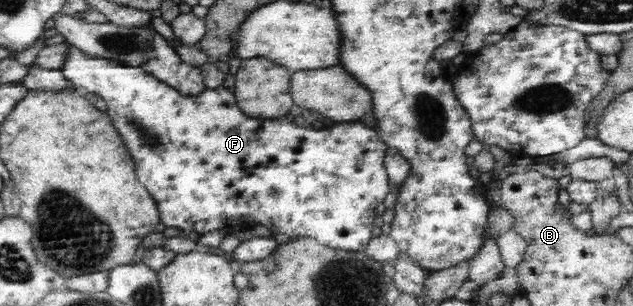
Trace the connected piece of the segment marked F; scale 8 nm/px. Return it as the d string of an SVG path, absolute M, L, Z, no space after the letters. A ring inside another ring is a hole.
M69 45L68 56L62 64L62 74L68 80L71 86L83 93L92 92L101 96L107 102L107 111L114 122L116 130L120 133L125 147L135 162L135 173L139 184L142 184L150 196L156 200L159 210L159 220L166 227L180 229L186 234L196 232L203 235L213 230L240 229L243 224L256 226L263 224L270 228L273 234L286 234L290 239L316 239L320 244L330 248L338 248L347 251L364 251L366 244L372 238L372 227L374 219L377 217L374 210L380 202L383 202L389 193L389 177L386 167L384 167L384 152L386 152L386 143L378 138L376 129L364 125L359 120L350 122L336 123L336 125L327 129L314 129L312 127L302 127L295 123L280 119L255 119L242 113L234 93L220 86L219 88L207 88L204 92L196 96L184 95L175 88L169 87L162 81L149 75L142 67L122 64L119 60L110 60L109 58L100 58L99 56L90 56L82 53L80 49Z

